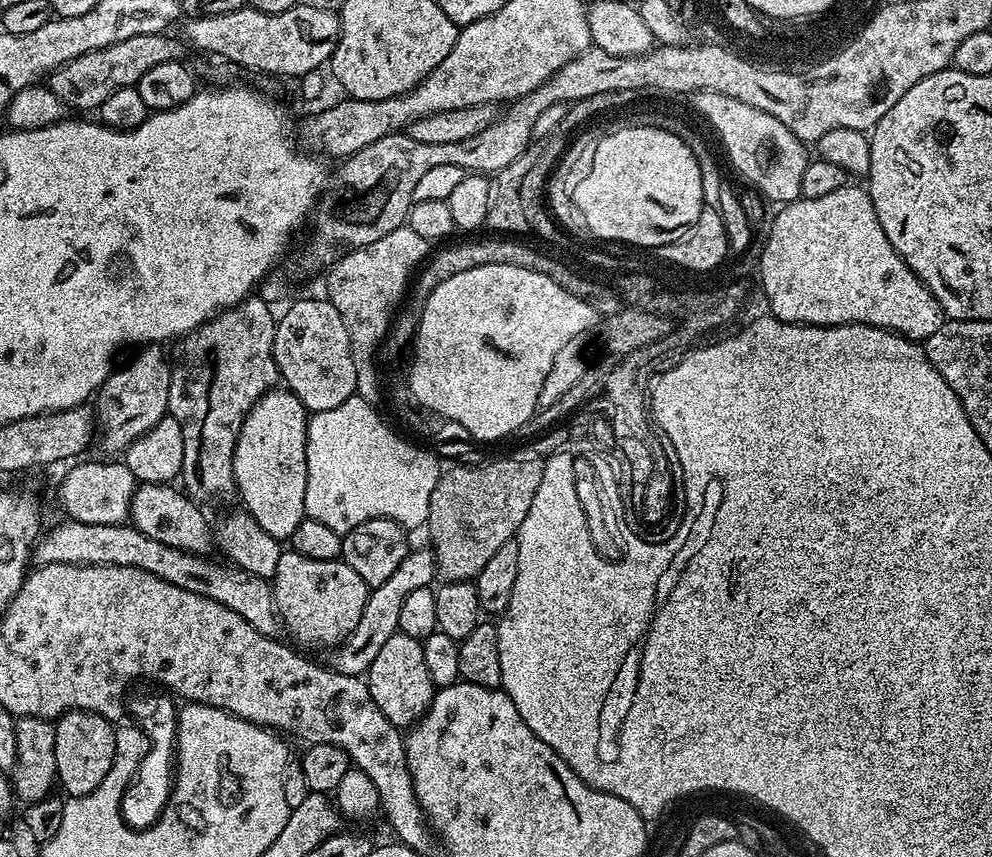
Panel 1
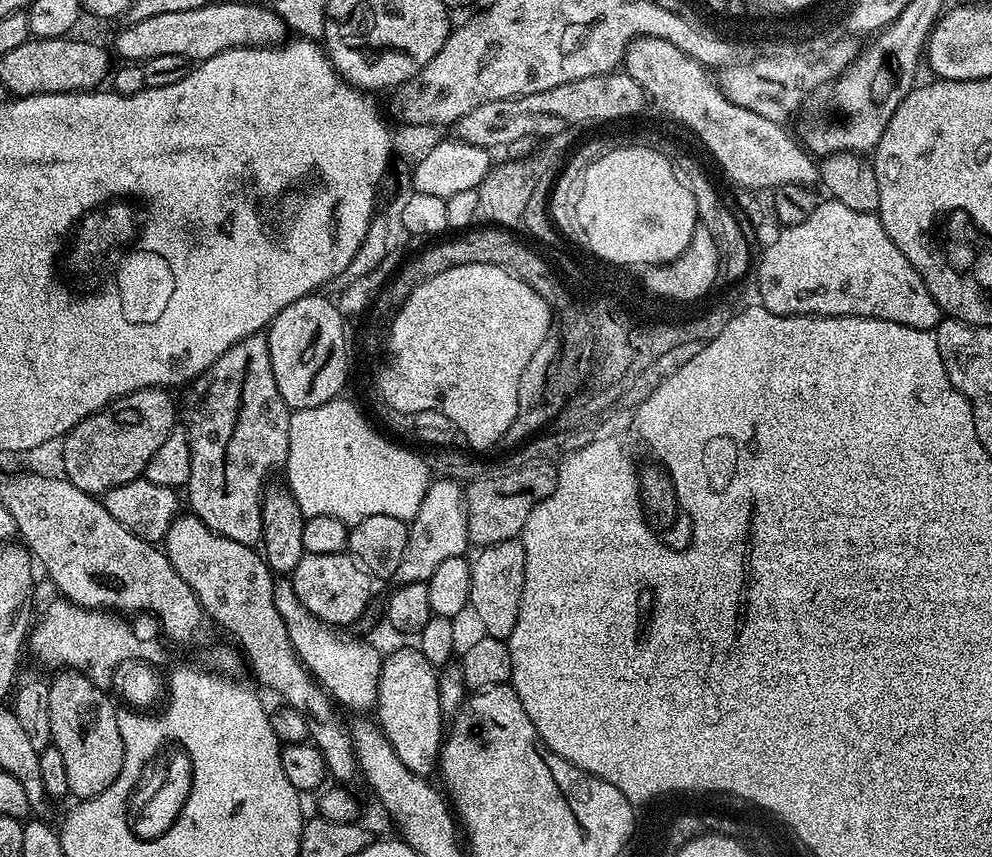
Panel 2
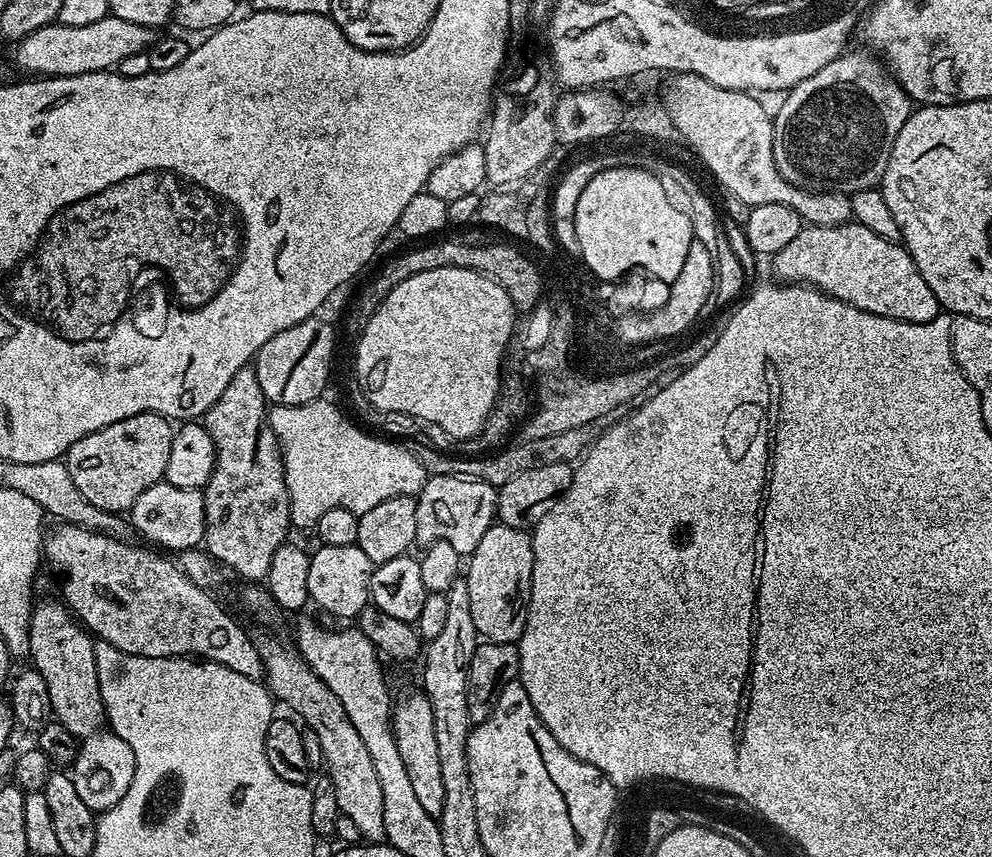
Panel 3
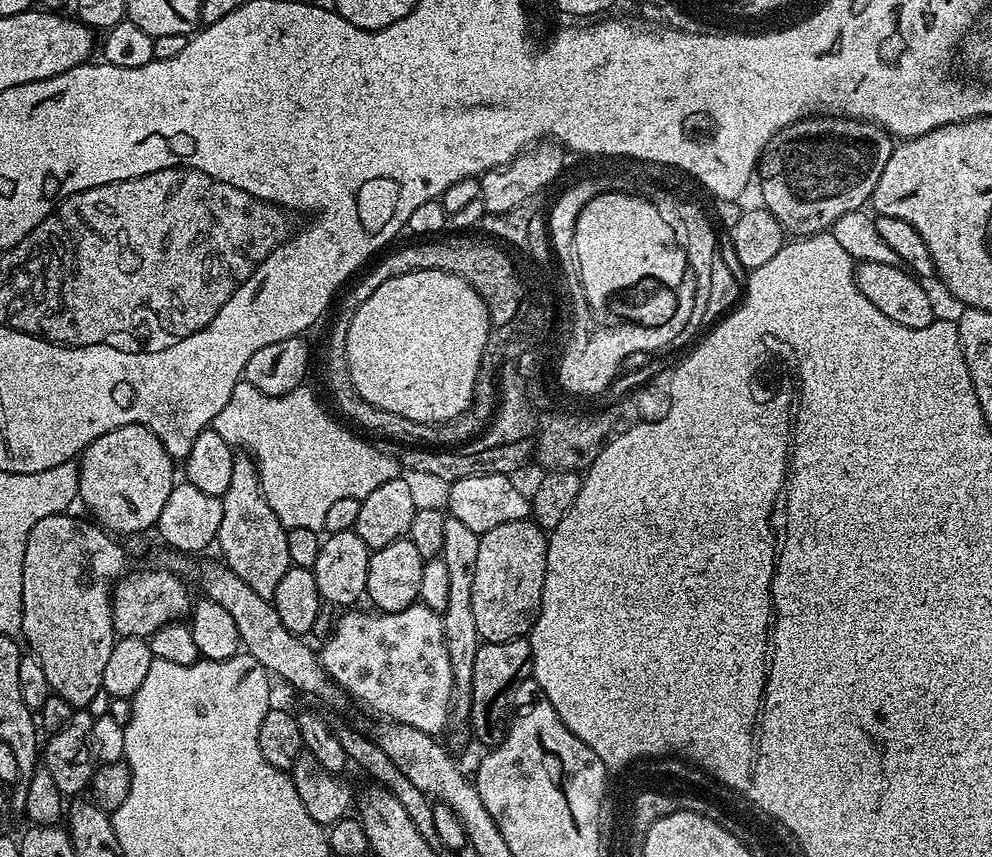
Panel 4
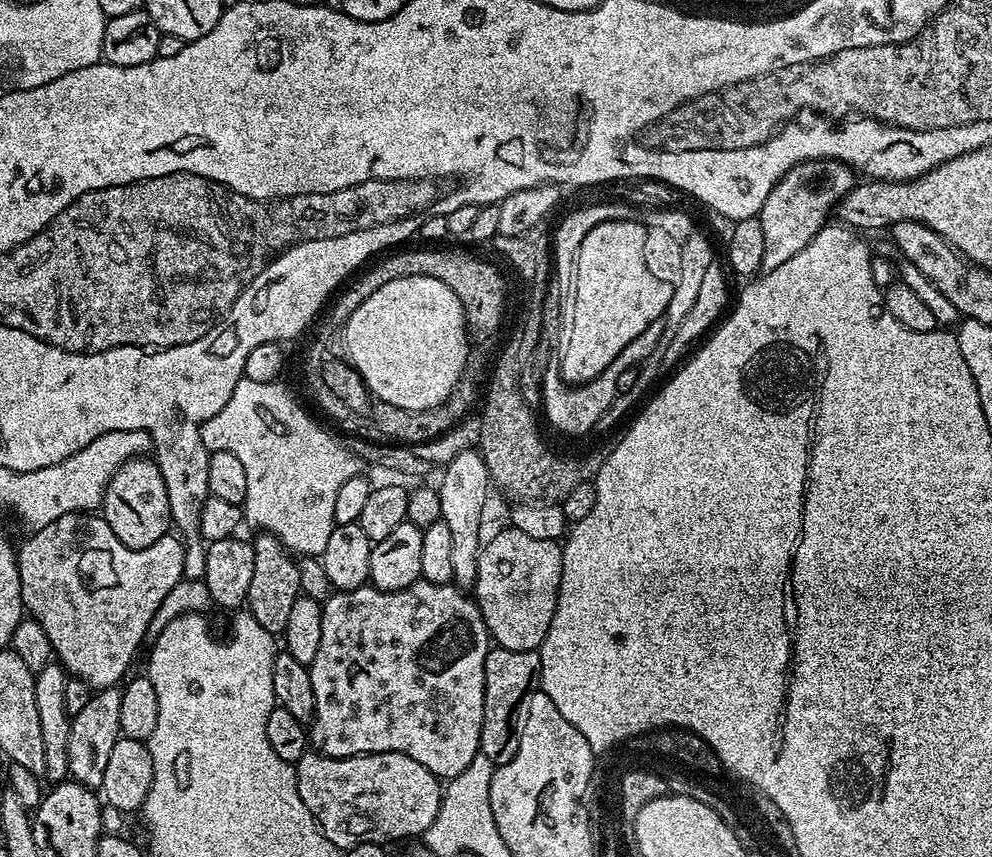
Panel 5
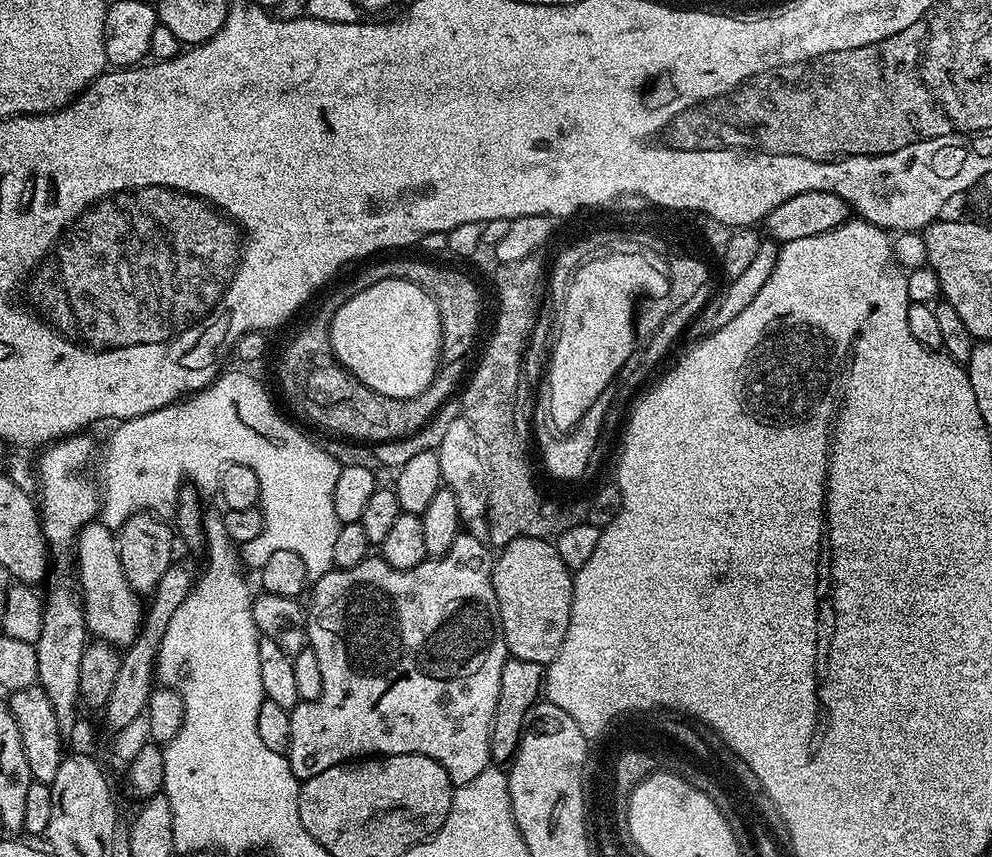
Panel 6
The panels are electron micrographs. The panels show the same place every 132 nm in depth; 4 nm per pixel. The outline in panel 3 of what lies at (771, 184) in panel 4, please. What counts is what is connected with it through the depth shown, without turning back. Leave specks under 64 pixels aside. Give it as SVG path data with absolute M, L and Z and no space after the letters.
M845 51L834 62L822 66L818 74L810 74L789 88L780 109L775 110L773 124L773 156L777 172L794 187L813 192L845 192L875 188L890 162L890 150L898 130L906 126L906 118L914 111L914 102L891 71L871 51Z

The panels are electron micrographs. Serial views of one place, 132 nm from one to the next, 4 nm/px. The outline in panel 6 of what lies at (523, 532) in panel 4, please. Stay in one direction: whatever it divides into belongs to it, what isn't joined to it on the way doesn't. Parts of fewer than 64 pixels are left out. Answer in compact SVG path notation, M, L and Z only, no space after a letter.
M543 536L514 538L499 552L492 566L492 585L498 598L508 655L513 660L547 666L558 654L566 638L566 626L570 626L573 573L563 562L555 543Z

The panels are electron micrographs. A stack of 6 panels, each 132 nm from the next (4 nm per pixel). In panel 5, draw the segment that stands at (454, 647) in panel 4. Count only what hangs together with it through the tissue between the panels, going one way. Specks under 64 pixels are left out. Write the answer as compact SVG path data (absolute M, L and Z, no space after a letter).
M463 448L443 469L444 477L438 483L440 501L442 502L441 520L446 522L446 530L450 530L450 562L454 565L453 581L457 588L468 590L476 583L476 571L478 570L478 558L482 547L482 535L480 527L484 524L484 503L488 500L488 488L490 489L490 477L488 467L483 455L476 448Z

